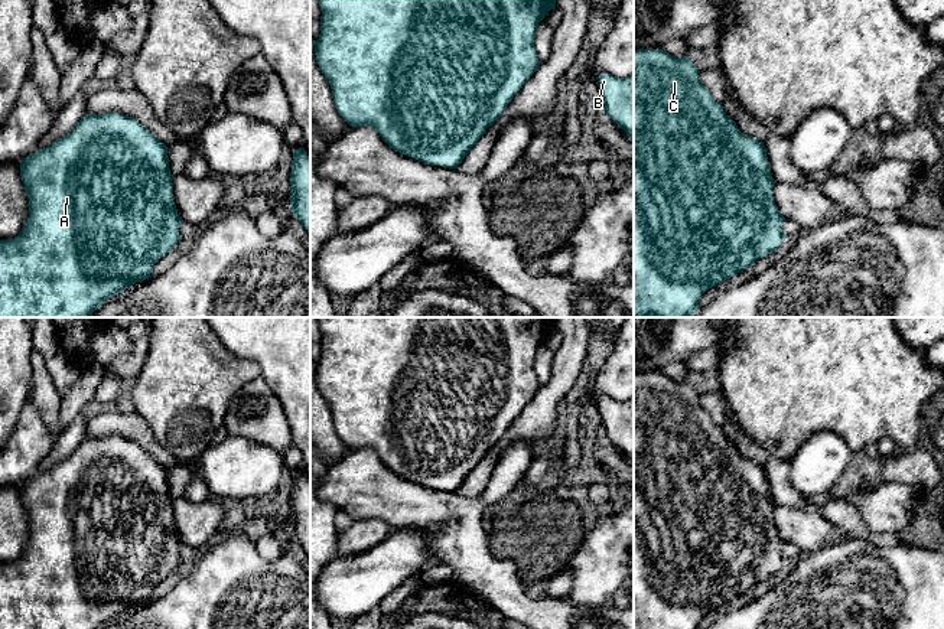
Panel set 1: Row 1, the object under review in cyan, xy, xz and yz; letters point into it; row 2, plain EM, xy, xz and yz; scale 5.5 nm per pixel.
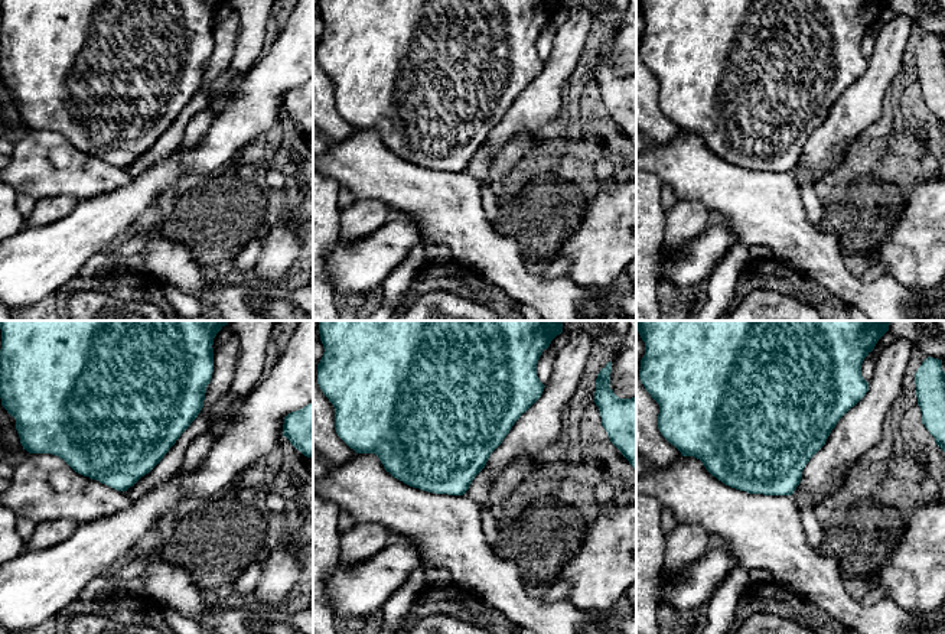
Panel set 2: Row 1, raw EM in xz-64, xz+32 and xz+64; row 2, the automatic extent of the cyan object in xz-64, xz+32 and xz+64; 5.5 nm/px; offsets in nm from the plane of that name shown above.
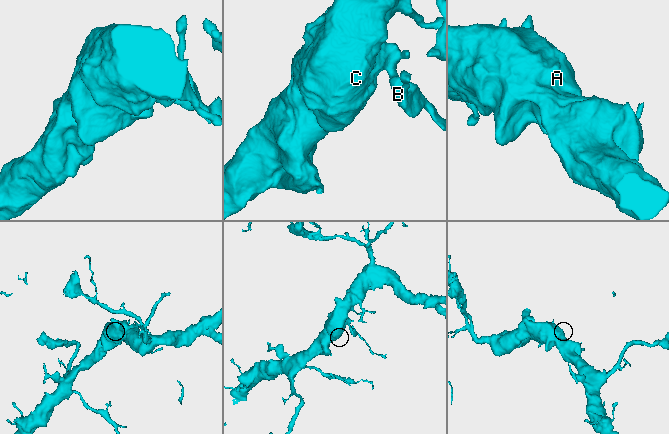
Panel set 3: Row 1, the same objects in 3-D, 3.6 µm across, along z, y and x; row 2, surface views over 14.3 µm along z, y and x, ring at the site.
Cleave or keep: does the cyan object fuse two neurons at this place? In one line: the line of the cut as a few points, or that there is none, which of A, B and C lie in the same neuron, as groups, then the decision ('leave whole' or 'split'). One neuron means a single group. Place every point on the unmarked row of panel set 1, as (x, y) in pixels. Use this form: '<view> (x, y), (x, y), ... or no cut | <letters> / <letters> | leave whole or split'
no cut | A B C | leave whole

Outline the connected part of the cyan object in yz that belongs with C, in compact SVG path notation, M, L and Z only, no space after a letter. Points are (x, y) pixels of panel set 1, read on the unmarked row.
M652 371L634 374L634 629L699 629L704 615L774 576L787 560L782 555L787 542L779 537L772 519L777 505L771 499L764 466L738 452L726 439L722 426L703 408L699 397L687 379L674 381Z

